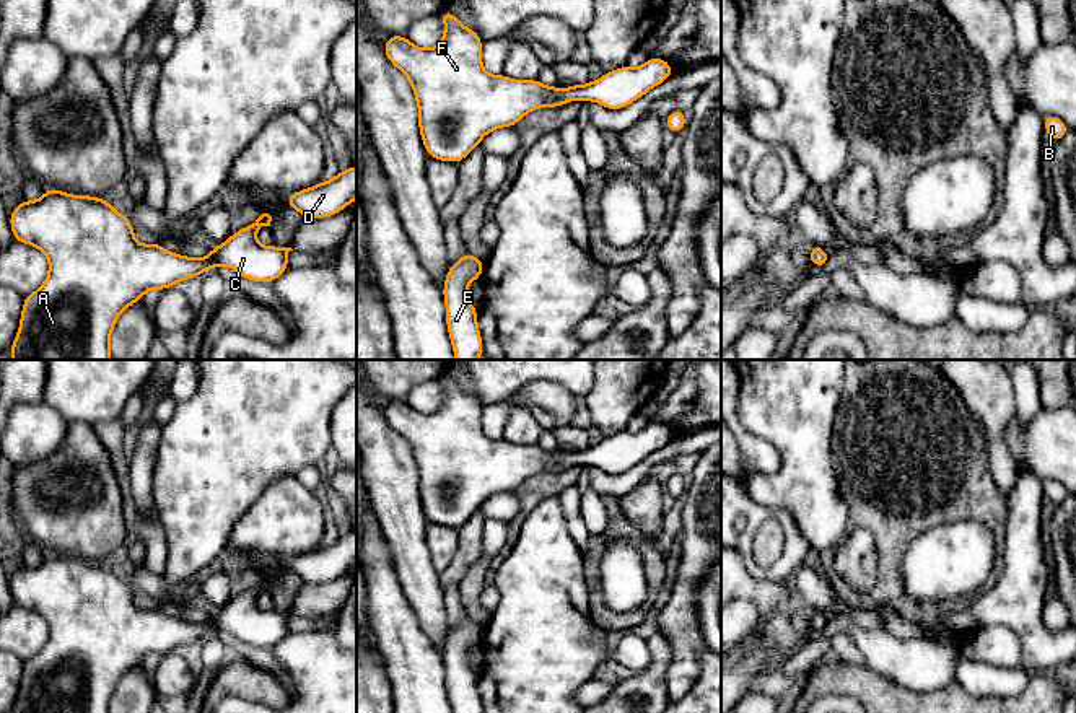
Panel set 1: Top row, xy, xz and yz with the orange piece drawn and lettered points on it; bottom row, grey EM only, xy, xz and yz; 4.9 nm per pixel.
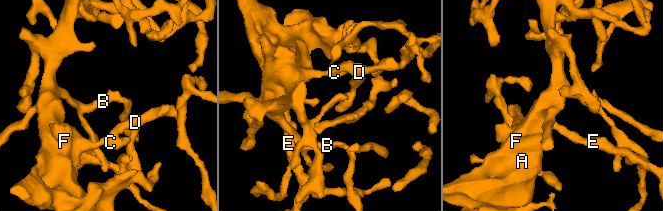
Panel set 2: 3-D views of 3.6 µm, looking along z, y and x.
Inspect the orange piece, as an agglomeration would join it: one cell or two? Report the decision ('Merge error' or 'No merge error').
No merge error

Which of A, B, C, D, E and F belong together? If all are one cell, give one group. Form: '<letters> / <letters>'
A B C D E F

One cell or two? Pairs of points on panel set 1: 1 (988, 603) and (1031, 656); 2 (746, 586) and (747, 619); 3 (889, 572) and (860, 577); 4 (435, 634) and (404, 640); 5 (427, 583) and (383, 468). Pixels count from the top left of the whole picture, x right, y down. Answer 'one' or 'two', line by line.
1: one
2: two
3: two
4: two
5: one

